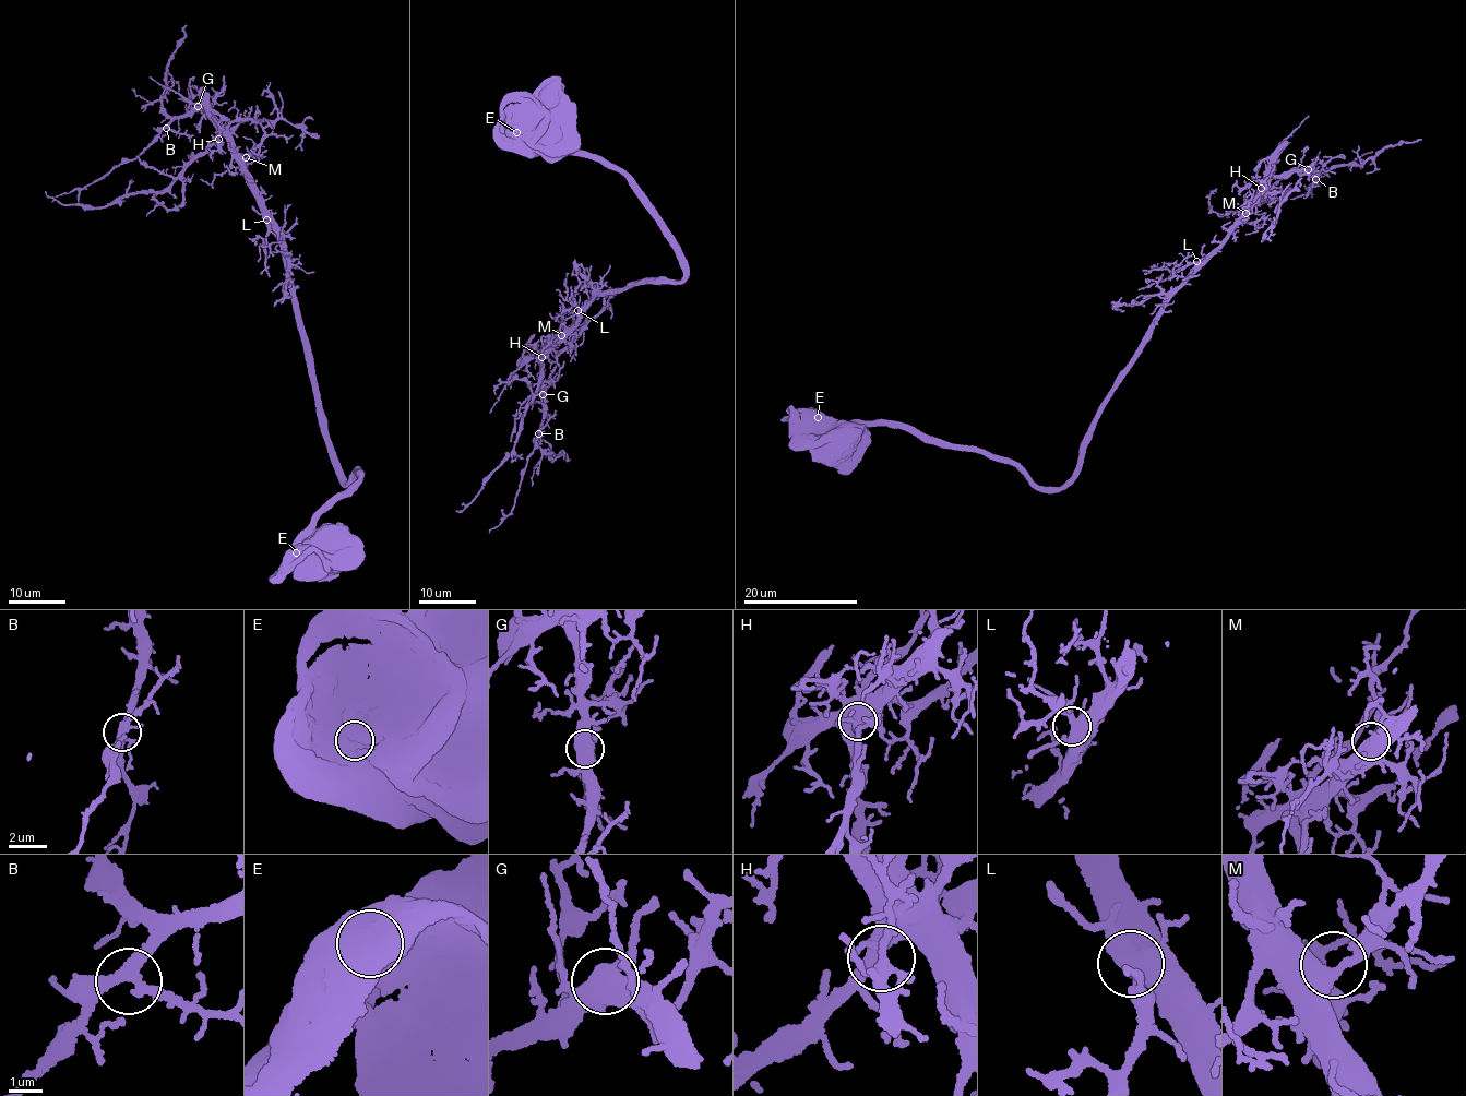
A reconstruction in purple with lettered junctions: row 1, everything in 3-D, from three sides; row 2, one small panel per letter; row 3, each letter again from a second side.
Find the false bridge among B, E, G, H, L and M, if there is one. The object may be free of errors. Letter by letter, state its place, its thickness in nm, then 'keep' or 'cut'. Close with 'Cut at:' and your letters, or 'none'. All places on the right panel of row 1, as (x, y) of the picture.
B: at (1315, 179); 280 nm thick; keep
E: at (818, 417); 1150 nm thick; keep
G: at (1308, 169); 500 nm thick; keep
H: at (1261, 188); 380 nm thick; keep
L: at (1196, 261); 480 nm thick; keep
M: at (1246, 213); 340 nm thick; keep
Cut at: none

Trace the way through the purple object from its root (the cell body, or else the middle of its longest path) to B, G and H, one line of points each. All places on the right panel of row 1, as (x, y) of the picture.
B: (838, 443), (837, 432), (879, 421), (996, 455), (1049, 490), (1065, 485), (1163, 304), (1271, 177), (1315, 179)
G: (838, 443), (837, 432), (879, 421), (996, 455), (1049, 490), (1065, 485), (1163, 304), (1271, 177), (1308, 169)
H: (838, 443), (837, 432), (879, 421), (996, 455), (1049, 490), (1065, 485), (1159, 308), (1261, 188)

